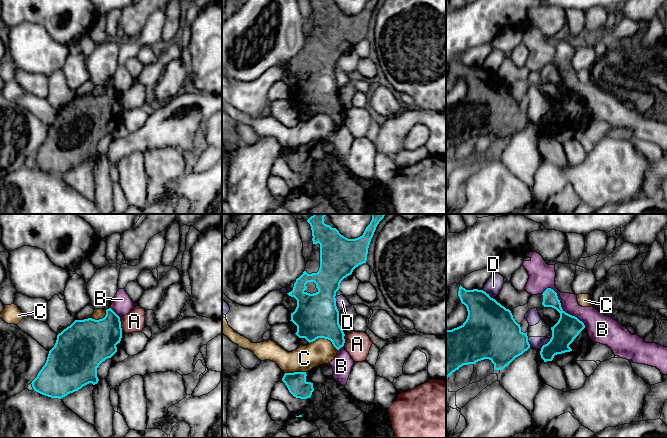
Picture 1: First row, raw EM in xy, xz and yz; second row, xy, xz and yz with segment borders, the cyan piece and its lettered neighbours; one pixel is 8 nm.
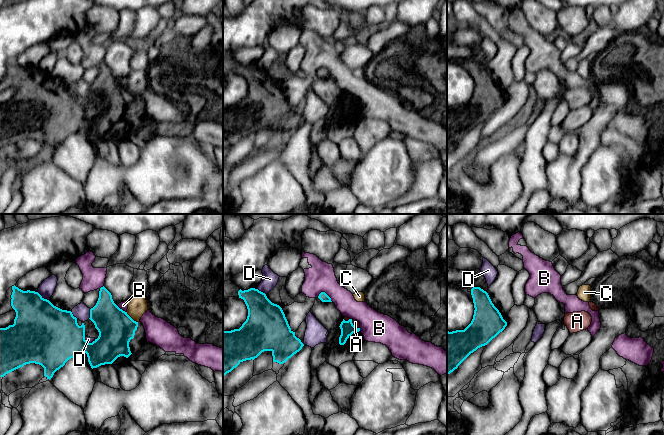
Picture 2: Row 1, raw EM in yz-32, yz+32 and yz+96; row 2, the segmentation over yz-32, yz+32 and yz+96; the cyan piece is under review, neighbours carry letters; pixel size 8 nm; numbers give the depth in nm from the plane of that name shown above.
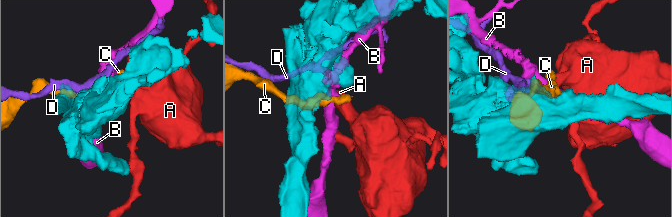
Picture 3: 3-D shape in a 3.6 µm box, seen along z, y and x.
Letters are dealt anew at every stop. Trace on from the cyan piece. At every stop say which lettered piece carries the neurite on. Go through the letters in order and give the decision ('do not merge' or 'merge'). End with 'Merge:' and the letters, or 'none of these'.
A: do not merge
B: do not merge
C: do not merge
D: do not merge
Merge: none of these

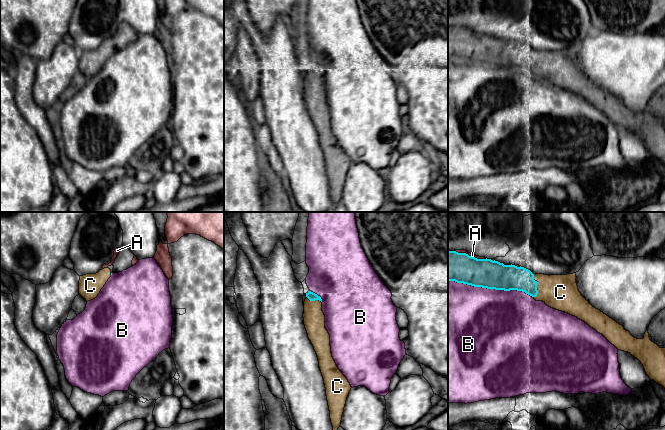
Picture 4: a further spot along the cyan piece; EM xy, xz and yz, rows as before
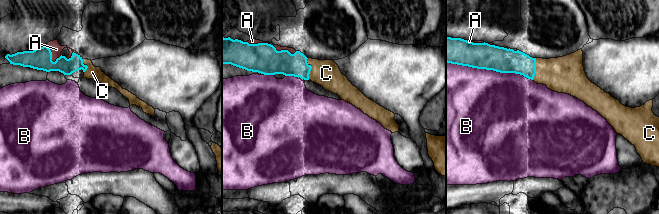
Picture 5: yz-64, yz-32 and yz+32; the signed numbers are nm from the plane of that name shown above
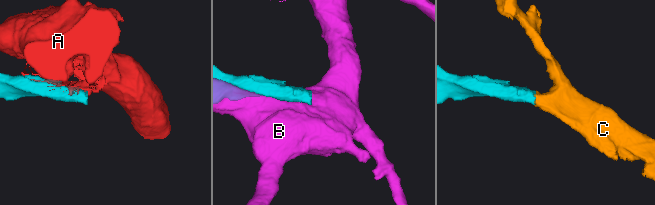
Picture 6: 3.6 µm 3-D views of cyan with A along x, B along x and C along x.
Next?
A: do not merge
B: do not merge
C: merge
Merge: C

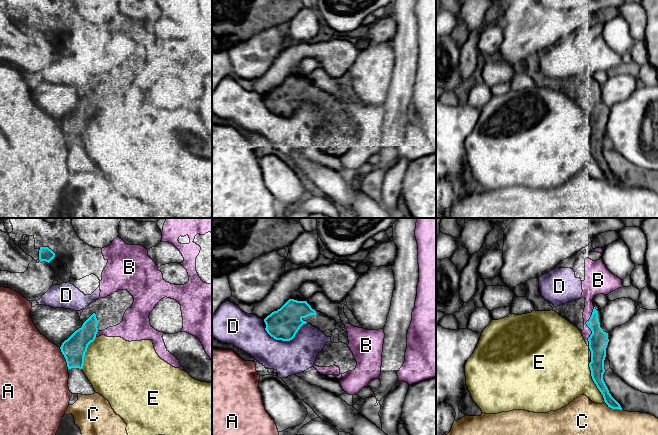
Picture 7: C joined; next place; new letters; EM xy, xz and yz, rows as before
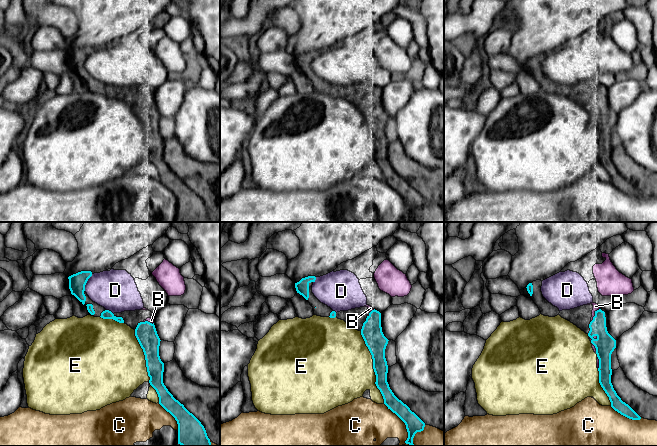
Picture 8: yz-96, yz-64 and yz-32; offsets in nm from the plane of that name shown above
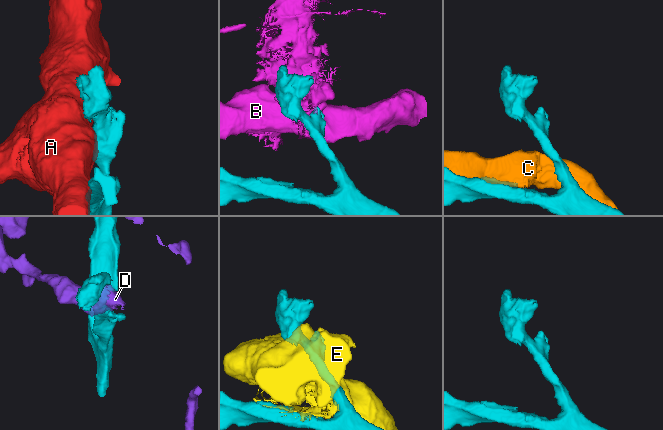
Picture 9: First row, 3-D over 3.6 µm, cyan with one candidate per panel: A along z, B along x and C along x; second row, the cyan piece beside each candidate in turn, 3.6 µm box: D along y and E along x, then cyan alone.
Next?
A: do not merge
B: do not merge
C: do not merge
D: do not merge
E: do not merge
Merge: none of these

